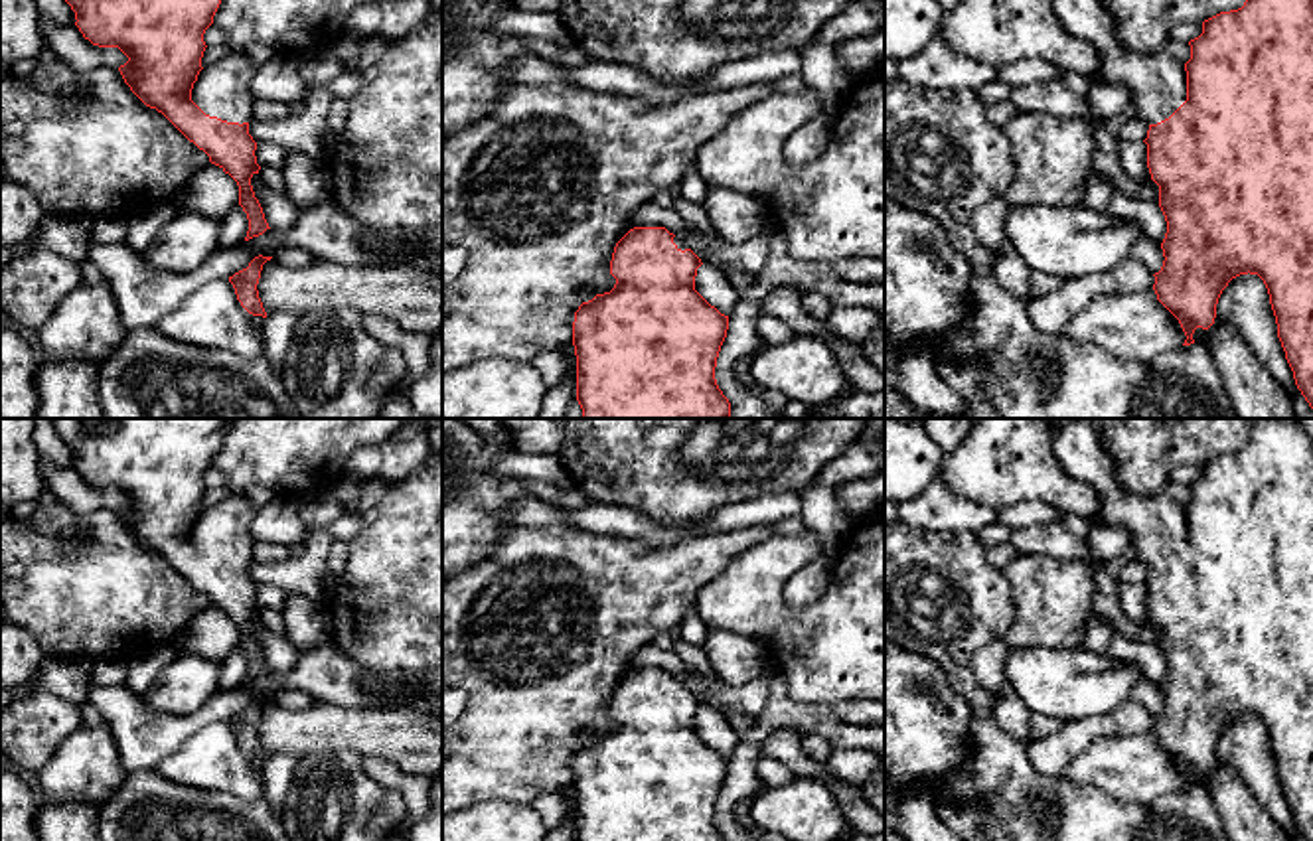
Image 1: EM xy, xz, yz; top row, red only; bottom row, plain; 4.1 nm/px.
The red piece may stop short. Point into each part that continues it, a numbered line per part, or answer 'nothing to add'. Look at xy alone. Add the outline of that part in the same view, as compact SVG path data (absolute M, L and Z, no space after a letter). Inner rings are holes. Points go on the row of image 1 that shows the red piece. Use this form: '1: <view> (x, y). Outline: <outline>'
1: xy (224, 89). Outline: M231 51L203 67L192 89L192 101L209 116L227 122L249 122L255 95L251 89L257 67L247 53Z

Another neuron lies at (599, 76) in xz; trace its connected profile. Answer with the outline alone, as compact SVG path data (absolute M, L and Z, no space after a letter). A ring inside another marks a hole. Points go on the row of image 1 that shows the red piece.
M790 49L746 57L740 61L725 63L705 79L689 85L669 85L650 77L644 71L594 59L584 65L561 69L569 73L575 85L582 85L594 91L610 91L622 97L636 97L646 103L677 103L699 93L723 91L756 81L774 83L788 75L800 75L802 55L800 49Z

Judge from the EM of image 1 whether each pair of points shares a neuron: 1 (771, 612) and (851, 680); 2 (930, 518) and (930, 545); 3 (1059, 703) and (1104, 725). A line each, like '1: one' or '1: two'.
1: one
2: two
3: two

